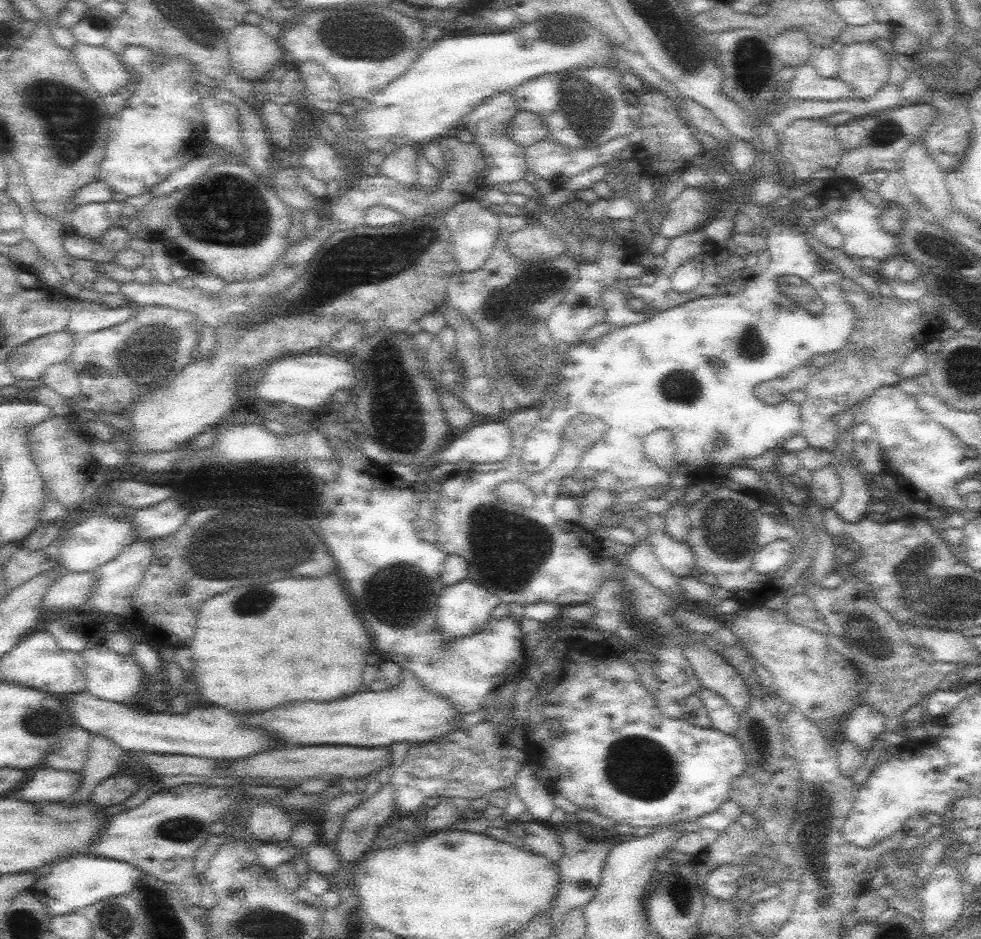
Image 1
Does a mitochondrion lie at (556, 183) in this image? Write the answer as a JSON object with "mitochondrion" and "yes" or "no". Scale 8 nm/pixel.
{"mitochondrion":"no"}

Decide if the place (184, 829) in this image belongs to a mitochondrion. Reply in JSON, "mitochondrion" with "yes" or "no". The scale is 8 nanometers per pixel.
{"mitochondrion":"yes"}

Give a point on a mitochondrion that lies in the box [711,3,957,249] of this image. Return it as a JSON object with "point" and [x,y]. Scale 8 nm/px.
{"point":[880,134]}

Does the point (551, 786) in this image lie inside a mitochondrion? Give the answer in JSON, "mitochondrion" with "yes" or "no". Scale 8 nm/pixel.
{"mitochondrion":"no"}

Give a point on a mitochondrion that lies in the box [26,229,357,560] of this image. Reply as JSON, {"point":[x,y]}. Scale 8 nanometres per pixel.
{"point":[148,353]}

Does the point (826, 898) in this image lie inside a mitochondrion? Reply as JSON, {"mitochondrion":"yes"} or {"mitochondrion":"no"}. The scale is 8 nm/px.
{"mitochondrion":"yes"}

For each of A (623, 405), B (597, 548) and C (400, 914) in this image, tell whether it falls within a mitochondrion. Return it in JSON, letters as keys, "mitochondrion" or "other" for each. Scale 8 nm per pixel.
{"A":"other","B":"other","C":"other"}

